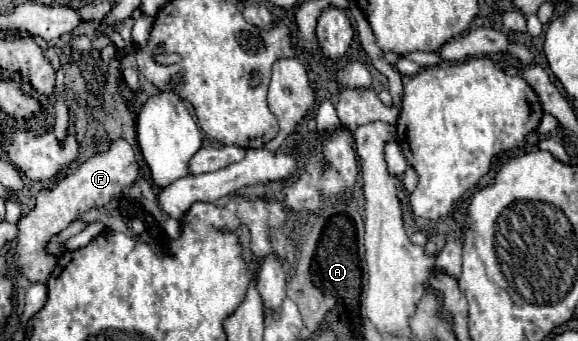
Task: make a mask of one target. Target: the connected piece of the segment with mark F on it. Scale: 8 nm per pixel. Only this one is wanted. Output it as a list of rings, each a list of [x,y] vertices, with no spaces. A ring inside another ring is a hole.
[[[112,140],[110,148],[100,154],[94,154],[90,160],[80,164],[70,176],[62,178],[50,190],[40,192],[36,198],[36,208],[20,218],[18,222],[18,248],[16,248],[16,266],[24,272],[24,276],[32,282],[46,282],[57,264],[58,259],[46,252],[46,242],[50,236],[64,230],[90,208],[103,207],[114,198],[120,196],[126,188],[130,188],[138,178],[138,162],[134,148],[124,140]]]

